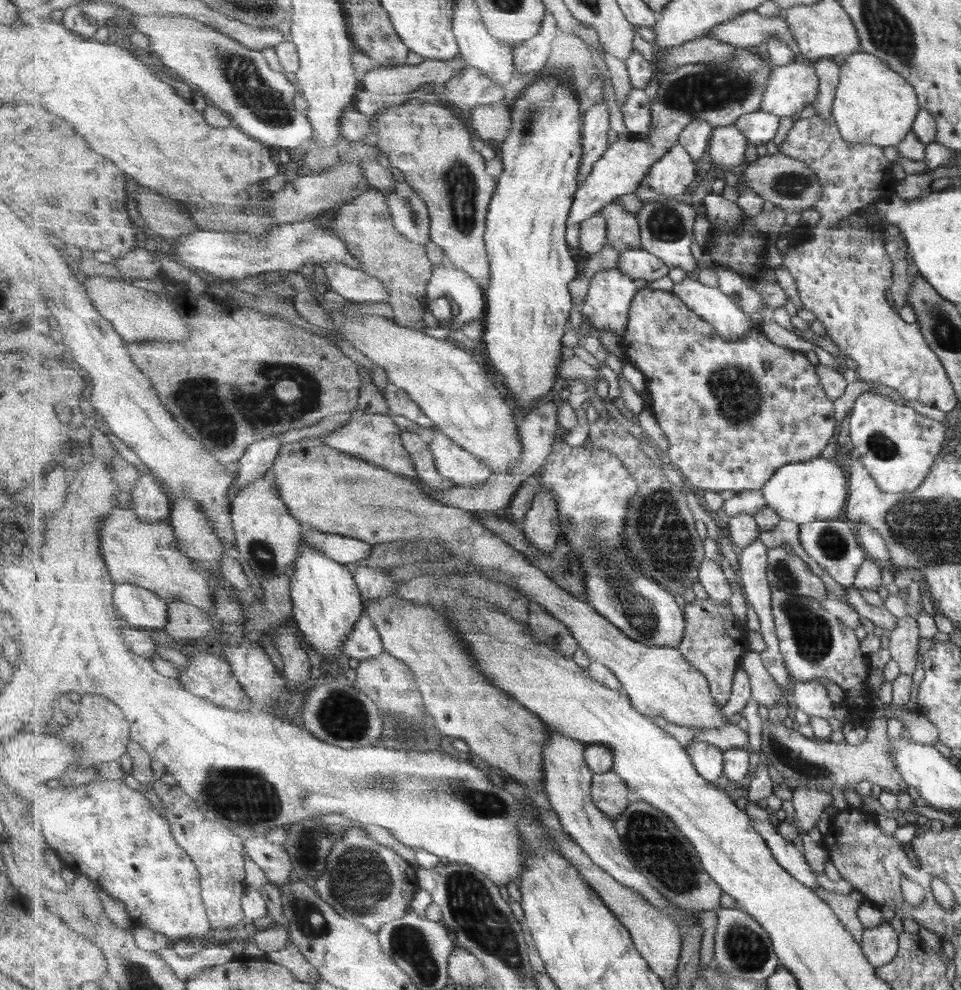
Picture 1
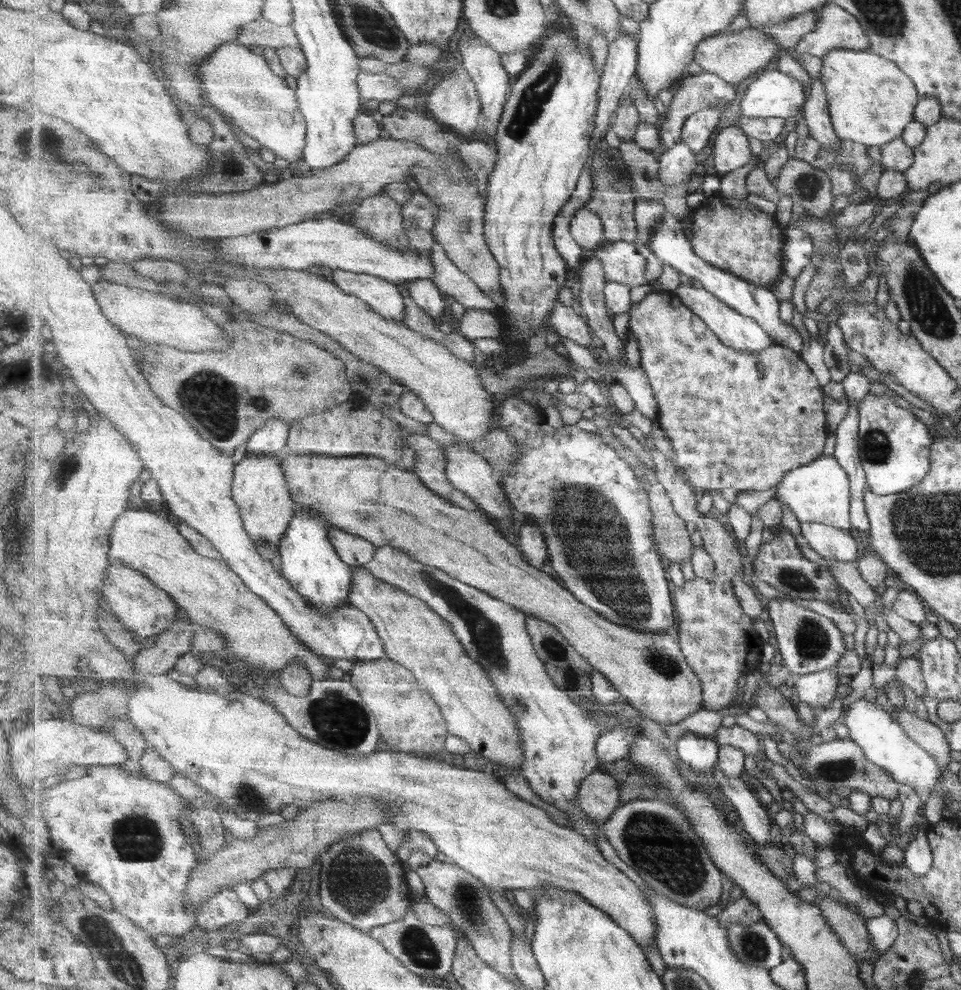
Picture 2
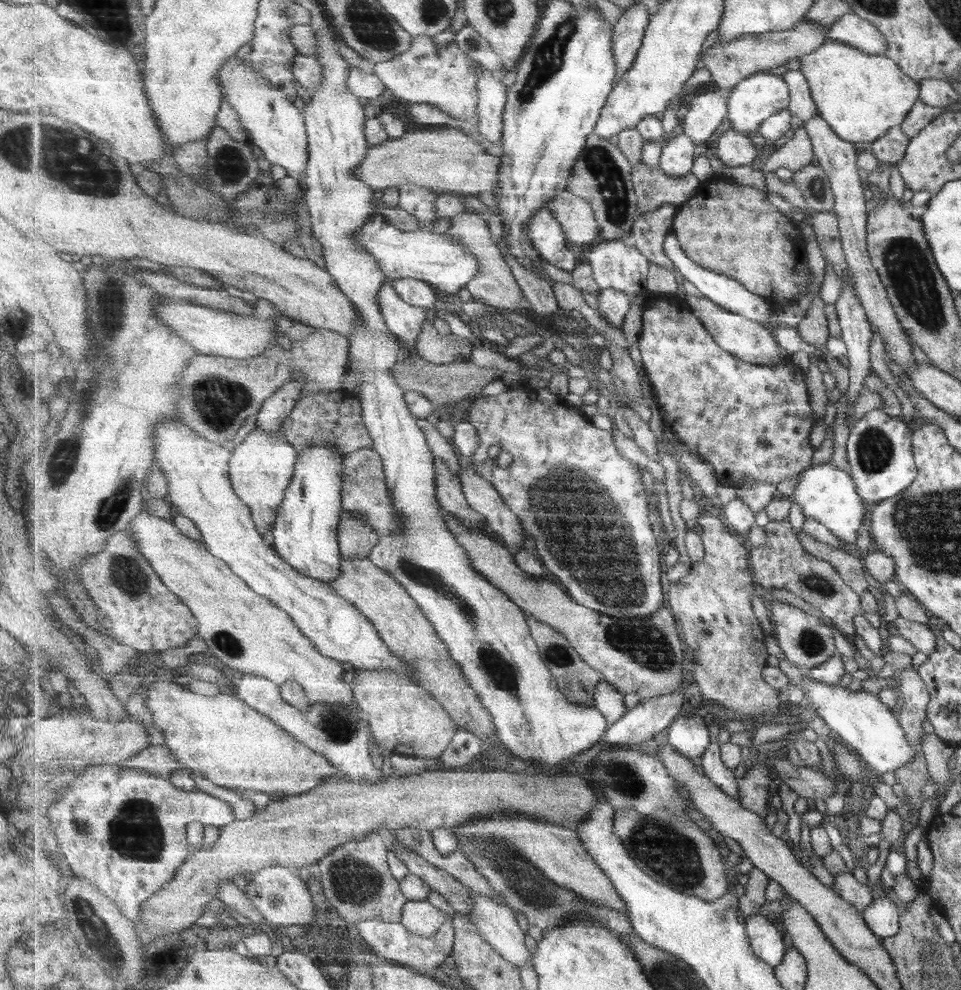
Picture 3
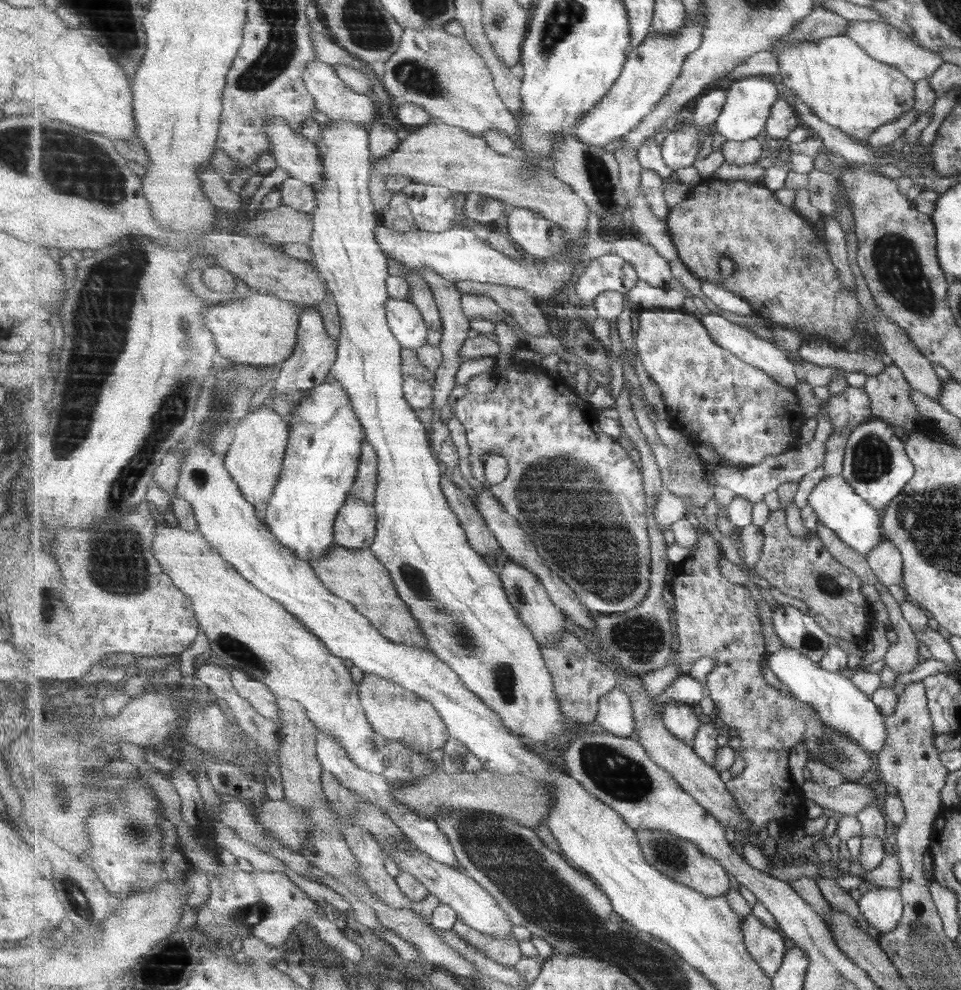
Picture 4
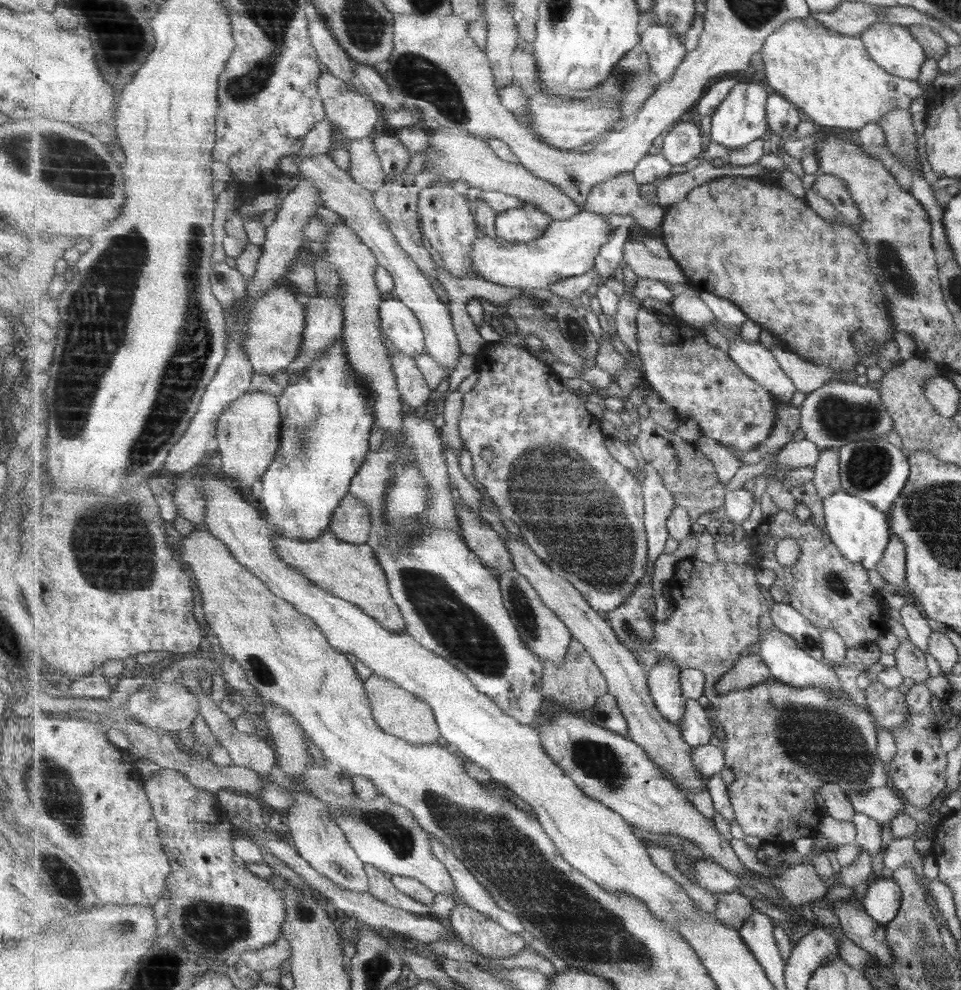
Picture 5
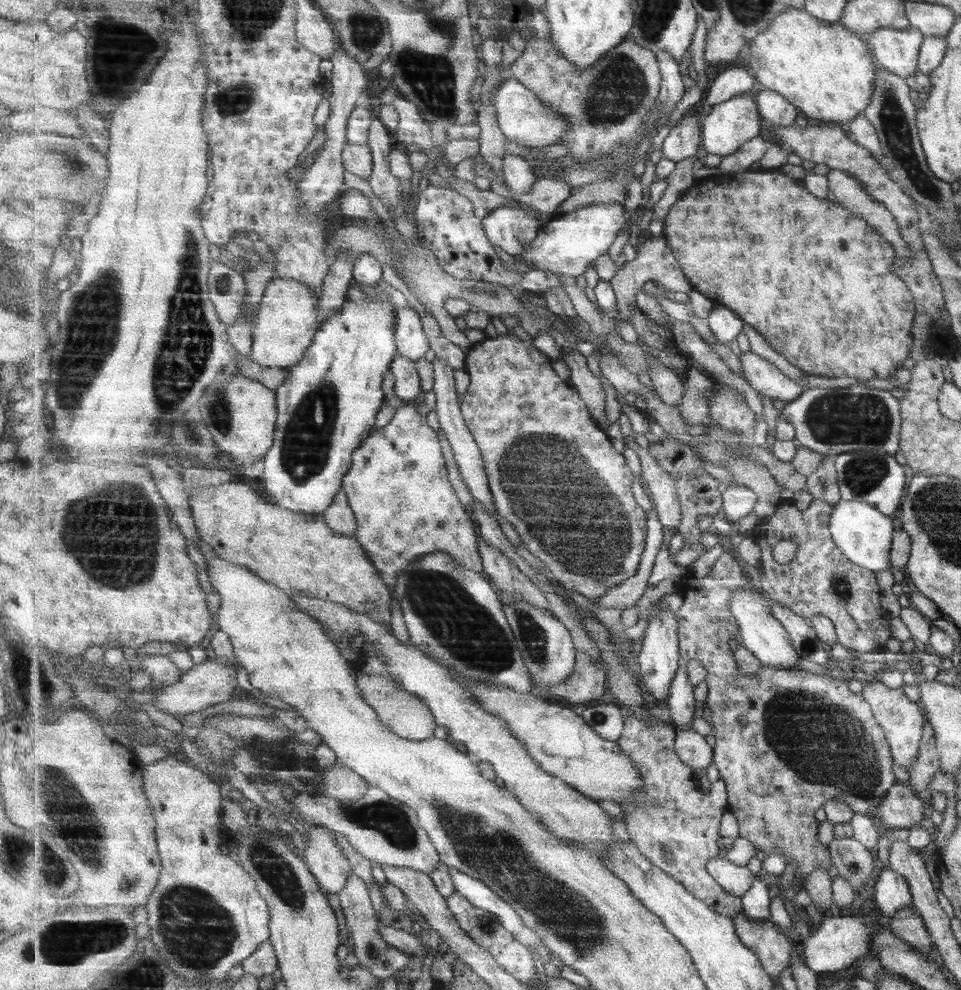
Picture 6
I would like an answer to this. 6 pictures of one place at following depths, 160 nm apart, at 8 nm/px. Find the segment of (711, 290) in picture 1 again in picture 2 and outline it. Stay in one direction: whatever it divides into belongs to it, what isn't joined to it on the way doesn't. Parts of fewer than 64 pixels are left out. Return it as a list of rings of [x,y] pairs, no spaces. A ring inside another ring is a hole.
[[[681,285],[674,293],[692,312],[701,317],[708,324],[708,327],[731,348],[756,354],[756,352],[764,351],[776,344],[772,336],[768,332],[765,332],[765,329],[755,319],[743,316],[740,312],[733,310],[724,301],[719,300],[717,296],[713,296],[711,292],[707,292],[705,287],[699,289],[692,285]]]

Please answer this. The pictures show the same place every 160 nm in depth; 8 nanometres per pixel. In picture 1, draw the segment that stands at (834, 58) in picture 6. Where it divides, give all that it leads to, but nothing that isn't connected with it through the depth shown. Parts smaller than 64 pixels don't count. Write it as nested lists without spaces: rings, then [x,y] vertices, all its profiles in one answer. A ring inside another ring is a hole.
[[[867,52],[851,53],[838,67],[839,80],[830,114],[836,121],[840,136],[853,144],[869,143],[878,147],[895,147],[911,130],[919,109],[911,85],[879,57]]]

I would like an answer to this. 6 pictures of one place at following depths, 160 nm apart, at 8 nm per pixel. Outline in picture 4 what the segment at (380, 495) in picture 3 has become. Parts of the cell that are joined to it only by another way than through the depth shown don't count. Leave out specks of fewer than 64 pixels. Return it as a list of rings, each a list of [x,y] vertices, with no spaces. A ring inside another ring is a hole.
[[[365,441],[362,446],[359,474],[350,494],[355,498],[360,498],[369,504],[375,505],[379,466],[376,449]]]

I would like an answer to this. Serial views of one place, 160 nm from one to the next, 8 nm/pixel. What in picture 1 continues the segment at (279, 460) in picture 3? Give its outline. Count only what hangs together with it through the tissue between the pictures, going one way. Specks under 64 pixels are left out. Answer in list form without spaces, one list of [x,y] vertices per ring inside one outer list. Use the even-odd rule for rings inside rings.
[[[272,473],[239,489],[231,507],[233,526],[236,529],[236,547],[255,576],[262,581],[293,571],[294,563],[300,557],[303,539],[301,521],[292,515],[281,498]]]

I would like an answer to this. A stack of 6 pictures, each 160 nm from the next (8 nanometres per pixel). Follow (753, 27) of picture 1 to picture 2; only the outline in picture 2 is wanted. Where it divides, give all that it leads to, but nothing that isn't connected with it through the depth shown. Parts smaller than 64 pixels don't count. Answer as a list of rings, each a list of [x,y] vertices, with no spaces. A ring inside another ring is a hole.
[[[818,10],[795,15],[792,19],[769,27],[757,28],[765,34],[770,34],[782,48],[795,49],[801,37],[815,30],[818,21]]]

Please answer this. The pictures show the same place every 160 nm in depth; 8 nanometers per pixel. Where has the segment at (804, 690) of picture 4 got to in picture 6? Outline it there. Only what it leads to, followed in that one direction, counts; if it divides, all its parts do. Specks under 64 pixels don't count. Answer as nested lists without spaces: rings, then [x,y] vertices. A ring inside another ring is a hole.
[[[751,585],[742,586],[734,592],[732,600],[732,611],[740,624],[740,642],[764,665],[764,667],[783,669],[799,669],[800,654],[793,646],[792,638],[789,636],[784,624],[771,613],[769,602],[764,596],[759,595],[755,589],[751,591]]]

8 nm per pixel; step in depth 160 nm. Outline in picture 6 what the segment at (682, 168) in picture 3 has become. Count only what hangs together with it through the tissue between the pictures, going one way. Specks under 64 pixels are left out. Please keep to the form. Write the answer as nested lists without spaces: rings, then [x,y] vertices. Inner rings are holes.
[[[681,117],[664,139],[662,156],[673,162],[694,158],[702,143],[702,125],[695,117]]]

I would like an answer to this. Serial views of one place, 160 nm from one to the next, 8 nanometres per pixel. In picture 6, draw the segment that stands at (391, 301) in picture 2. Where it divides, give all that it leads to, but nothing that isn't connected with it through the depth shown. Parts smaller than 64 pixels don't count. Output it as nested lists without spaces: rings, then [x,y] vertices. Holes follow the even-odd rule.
[[[409,306],[397,308],[395,313],[398,353],[415,362],[431,356],[430,342],[419,314]]]

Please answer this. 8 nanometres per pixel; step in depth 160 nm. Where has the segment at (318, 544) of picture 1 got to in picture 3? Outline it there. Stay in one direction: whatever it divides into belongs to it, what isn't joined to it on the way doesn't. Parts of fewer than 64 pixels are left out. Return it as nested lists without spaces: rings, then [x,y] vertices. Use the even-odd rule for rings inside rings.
[[[345,510],[338,528],[342,558],[367,558],[379,536],[364,514]]]

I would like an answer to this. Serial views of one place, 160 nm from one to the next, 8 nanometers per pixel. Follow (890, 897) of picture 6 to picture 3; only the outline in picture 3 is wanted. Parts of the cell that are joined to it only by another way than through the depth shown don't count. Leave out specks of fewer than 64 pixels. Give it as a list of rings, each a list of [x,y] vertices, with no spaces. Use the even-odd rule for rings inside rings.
[[[879,893],[878,897],[872,897],[872,903],[860,916],[867,928],[884,940],[898,931],[900,913],[891,900]]]

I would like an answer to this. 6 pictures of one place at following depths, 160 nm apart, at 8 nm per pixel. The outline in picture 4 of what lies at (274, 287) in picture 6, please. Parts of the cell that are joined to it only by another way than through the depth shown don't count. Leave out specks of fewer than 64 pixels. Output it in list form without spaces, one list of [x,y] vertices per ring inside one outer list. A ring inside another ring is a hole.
[[[256,294],[247,299],[235,297],[228,305],[217,305],[205,312],[204,319],[207,320],[209,330],[216,339],[216,345],[221,360],[232,360],[236,363],[244,363],[246,366],[283,364],[296,350],[298,331],[300,330],[301,311],[295,304],[285,301],[279,297]]]

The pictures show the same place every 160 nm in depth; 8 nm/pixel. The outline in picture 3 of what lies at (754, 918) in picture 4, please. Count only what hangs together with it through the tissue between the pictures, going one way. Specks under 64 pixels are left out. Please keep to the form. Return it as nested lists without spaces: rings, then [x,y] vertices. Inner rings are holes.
[[[761,914],[746,918],[747,933],[753,952],[767,964],[779,966],[783,962],[787,946],[783,934],[775,925]]]

